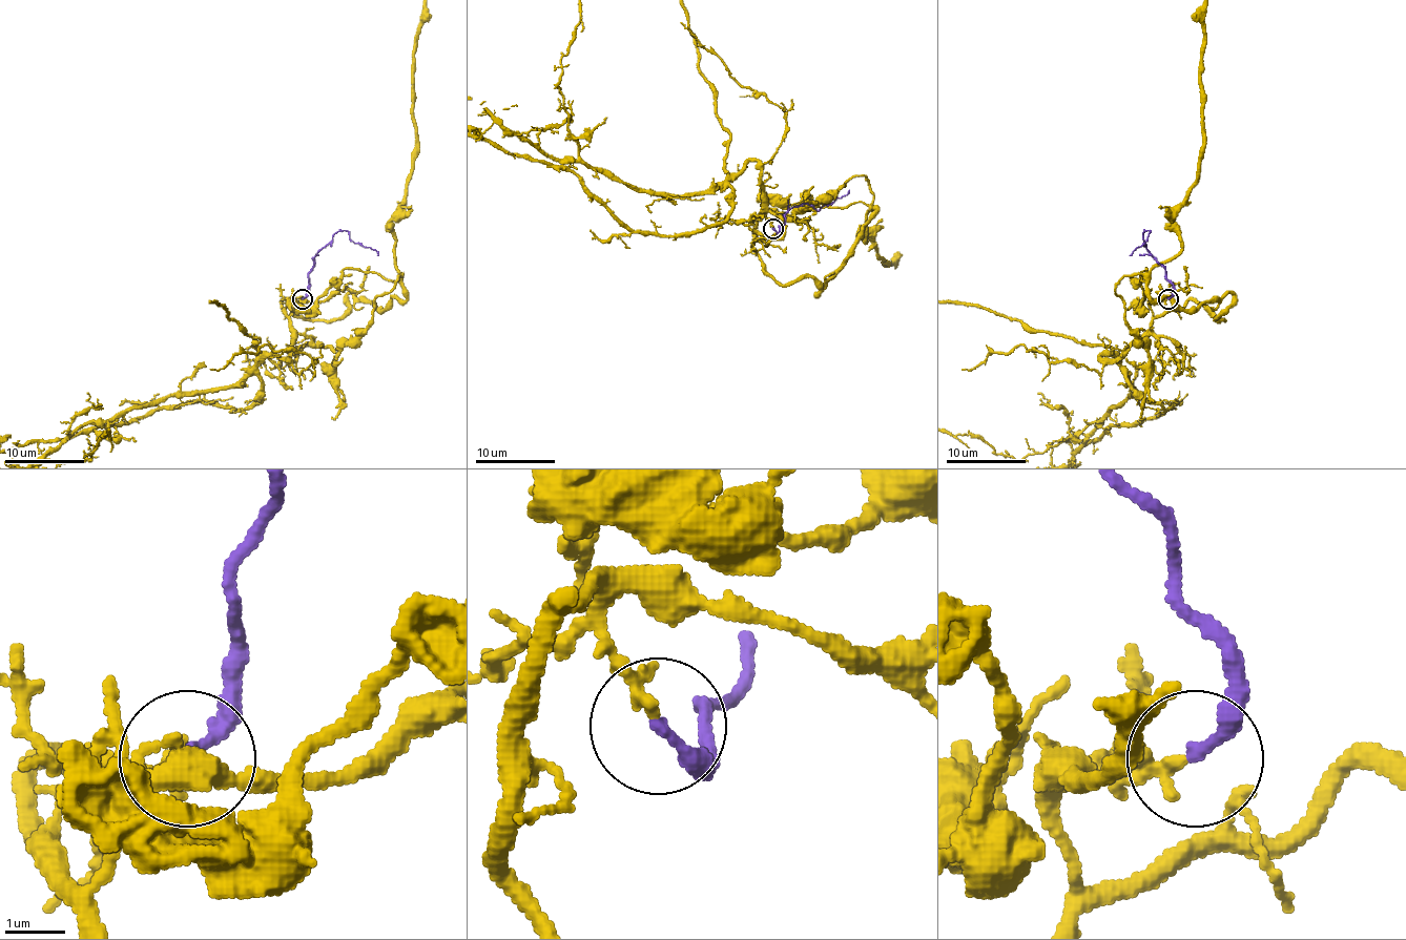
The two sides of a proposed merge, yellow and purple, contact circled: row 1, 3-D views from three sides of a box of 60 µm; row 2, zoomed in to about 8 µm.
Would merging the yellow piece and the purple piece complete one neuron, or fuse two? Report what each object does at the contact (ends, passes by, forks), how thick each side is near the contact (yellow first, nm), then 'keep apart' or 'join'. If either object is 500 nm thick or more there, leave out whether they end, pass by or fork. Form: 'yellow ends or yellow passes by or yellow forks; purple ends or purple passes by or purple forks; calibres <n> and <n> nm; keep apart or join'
yellow ends; purple ends; calibres 240 and 200 nm; join

